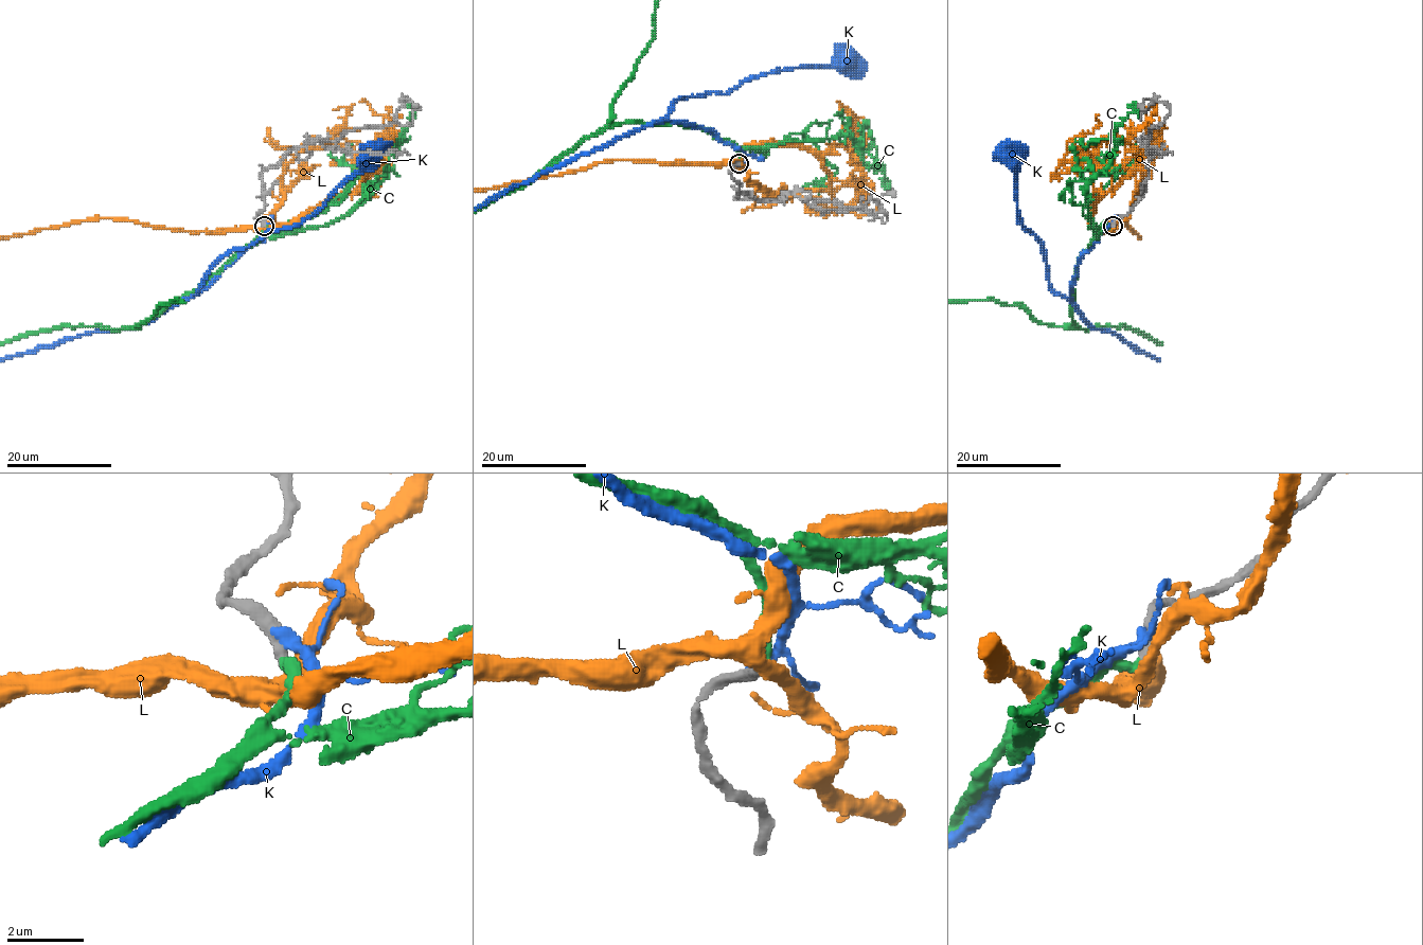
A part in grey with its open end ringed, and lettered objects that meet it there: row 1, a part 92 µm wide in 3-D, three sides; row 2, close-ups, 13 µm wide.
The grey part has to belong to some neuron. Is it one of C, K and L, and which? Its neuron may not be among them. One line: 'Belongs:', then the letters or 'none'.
Belongs: C

